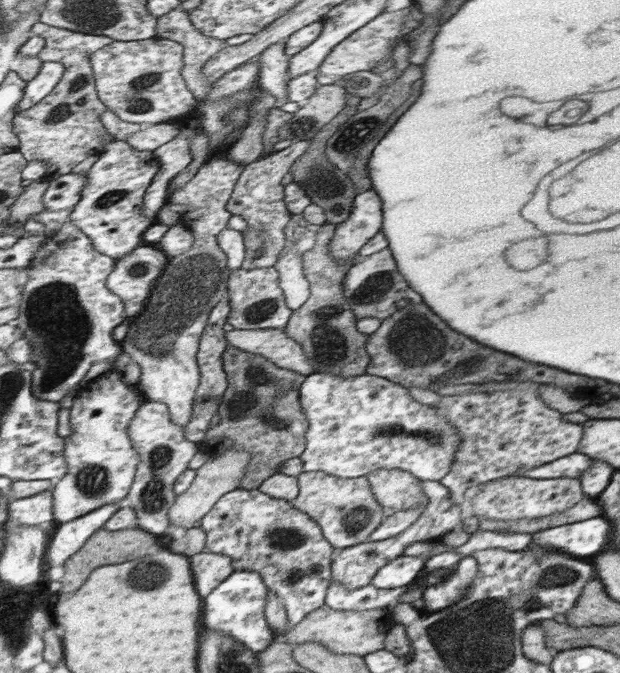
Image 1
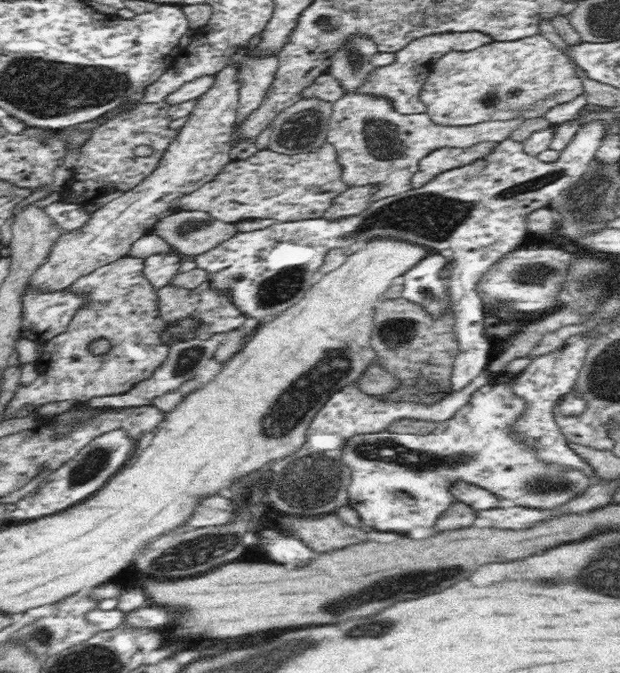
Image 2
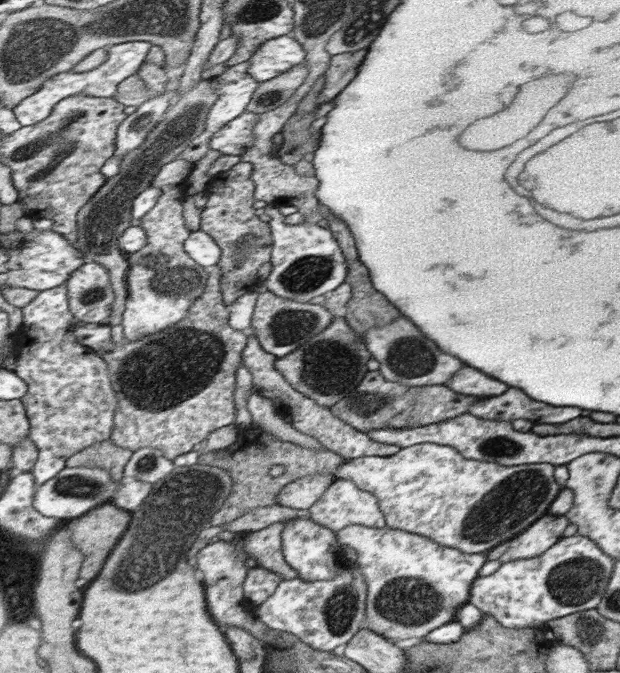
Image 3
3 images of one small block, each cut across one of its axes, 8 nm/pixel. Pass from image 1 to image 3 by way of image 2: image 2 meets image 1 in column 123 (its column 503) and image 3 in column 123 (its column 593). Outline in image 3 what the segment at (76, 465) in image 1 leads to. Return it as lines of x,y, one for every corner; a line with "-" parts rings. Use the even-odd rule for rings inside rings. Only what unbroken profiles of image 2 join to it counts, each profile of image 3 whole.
89,464
87,468
85,466
65,468
59,476
55,476
55,480
49,480
47,484
39,486
35,494
35,508
47,518
61,518
65,522
73,522
113,502
119,496
119,490
123,488
123,484
125,480
115,480
111,470
101,468
101,466

